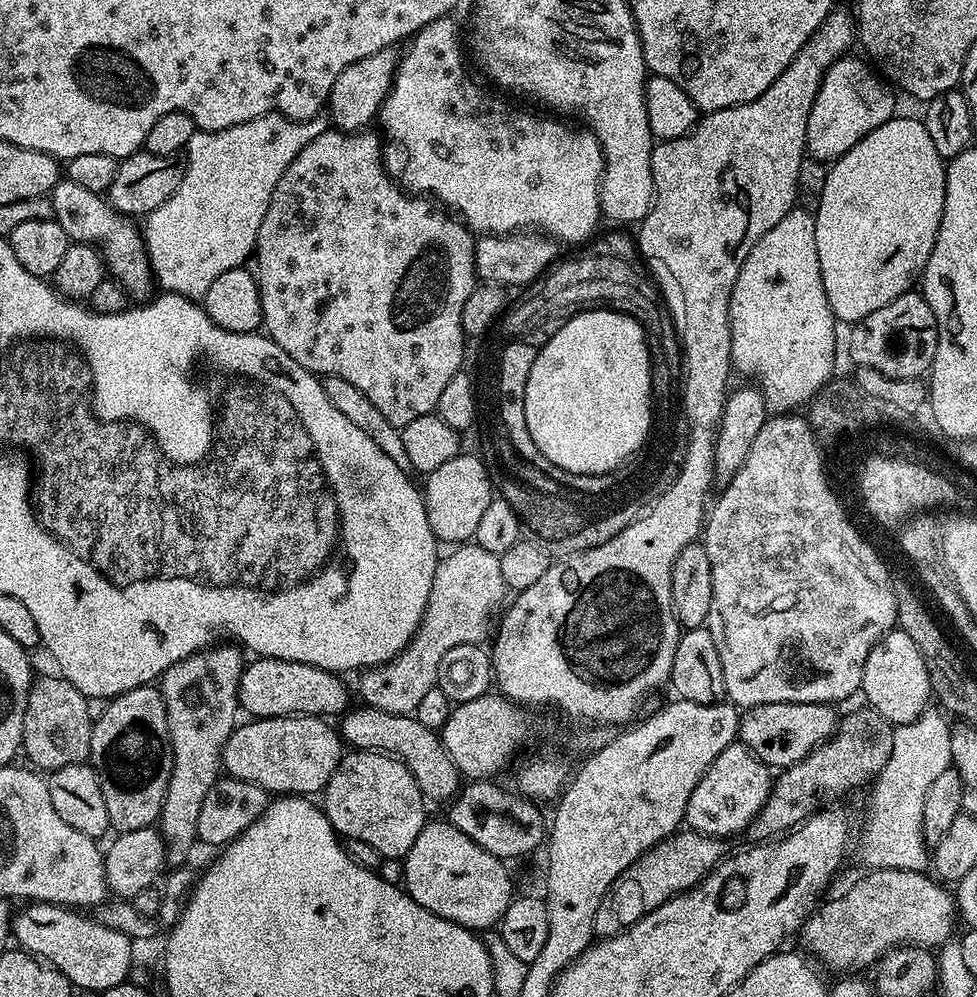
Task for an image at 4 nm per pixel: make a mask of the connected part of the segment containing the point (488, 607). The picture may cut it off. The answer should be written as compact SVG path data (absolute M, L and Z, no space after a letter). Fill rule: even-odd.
M474 542L455 547L445 559L437 563L434 583L430 590L430 598L427 599L427 608L420 623L420 631L393 660L381 664L377 668L367 669L360 677L361 700L367 707L382 710L392 716L413 715L418 703L423 699L427 691L436 687L438 667L442 657L454 646L464 644L477 644L483 641L486 632L488 616L507 595L505 579L502 578L500 558L490 554L488 550L482 550Z

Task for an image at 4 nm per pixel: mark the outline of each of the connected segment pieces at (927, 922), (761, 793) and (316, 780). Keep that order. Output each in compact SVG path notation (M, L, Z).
M874 868L867 874L869 876L862 877L841 896L836 896L833 900L825 899L804 921L802 937L804 936L805 946L809 948L807 951L825 969L828 967L835 974L848 974L853 970L864 970L860 968L867 964L875 965L878 958L890 948L915 946L936 950L947 940L953 939L952 927L958 924L958 909L953 893L949 889L947 892L943 883L937 882L924 872L903 872L897 868Z
M737 742L726 746L726 750L714 758L706 774L702 774L698 786L694 786L690 802L686 802L684 824L691 831L717 838L747 833L772 795L773 783L773 769L762 763L745 744Z
M265 716L247 722L232 729L224 747L222 768L229 777L256 783L269 794L308 798L313 795L311 792L323 793L342 755L342 737L333 725L328 725L331 723L327 719Z

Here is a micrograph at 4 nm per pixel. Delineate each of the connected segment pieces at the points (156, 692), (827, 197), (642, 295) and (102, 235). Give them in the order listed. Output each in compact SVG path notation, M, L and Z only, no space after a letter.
M141 686L111 697L106 712L92 726L90 763L100 773L102 798L106 798L108 823L117 833L151 828L159 821L166 798L168 783L172 777L172 742L166 716L166 702L159 687Z
M896 114L835 159L827 169L821 202L814 215L822 286L837 321L845 320L844 324L851 326L866 318L866 314L874 314L874 310L894 302L915 285L915 280L917 283L921 279L938 238L945 198L946 160L934 150L923 119L911 120Z
M612 231L616 232L608 232L605 236L597 235L587 241L577 251L581 251L577 256L564 261L561 259L539 281L540 289L533 296L526 297L521 304L516 304L513 308L511 305L502 316L504 332L508 338L520 338L528 334L524 332L530 331L535 324L540 324L543 320L563 322L579 312L607 310L633 316L643 326L644 336L651 342L648 345L648 354L656 351L658 355L654 398L657 402L664 402L675 392L677 395L678 381L682 376L680 337L673 317L668 317L668 312L664 309L664 300L660 297L655 282L648 277L648 272L644 269L646 264L640 255L637 241L633 237L631 240L624 233L627 231Z
M61 178L53 186L50 199L53 217L62 230L66 230L69 241L99 246L107 275L123 286L129 297L136 299L137 296L140 299L137 301L144 302L153 295L154 277L152 263L148 261L148 247L144 245L141 229L137 225L135 228L129 217L117 212L101 193L85 190L78 182L67 178Z

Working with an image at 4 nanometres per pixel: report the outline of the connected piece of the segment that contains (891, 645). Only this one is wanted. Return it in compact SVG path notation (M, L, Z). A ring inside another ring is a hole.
M893 630L879 640L866 658L866 666L860 683L872 711L886 718L893 726L914 722L929 707L928 699L933 699L932 681L927 676L926 663L913 639L902 631Z

